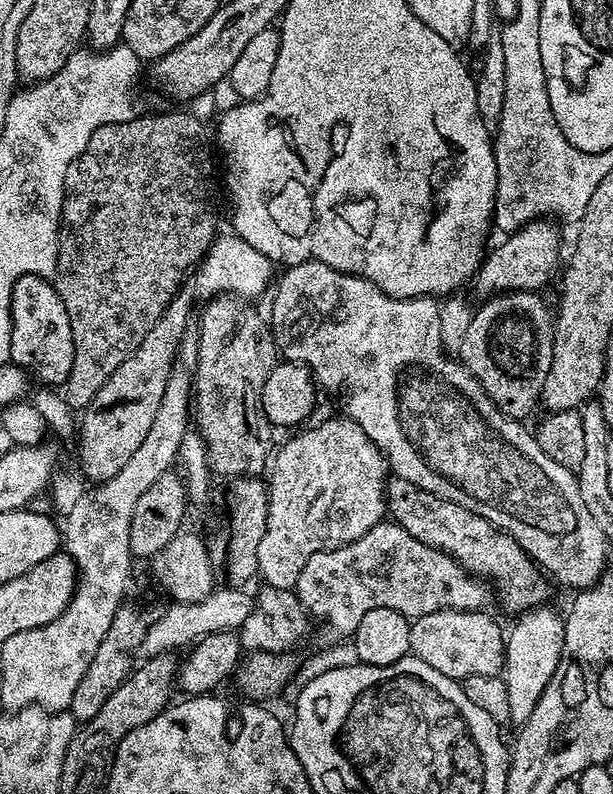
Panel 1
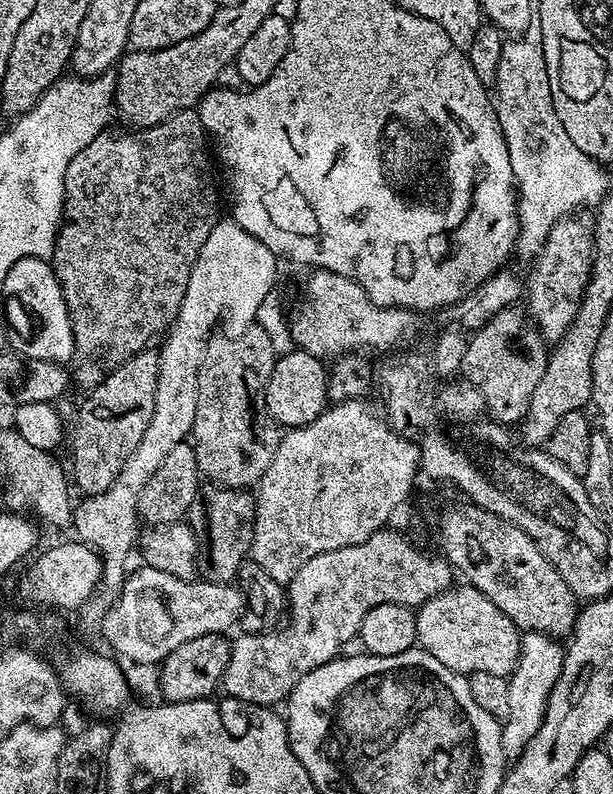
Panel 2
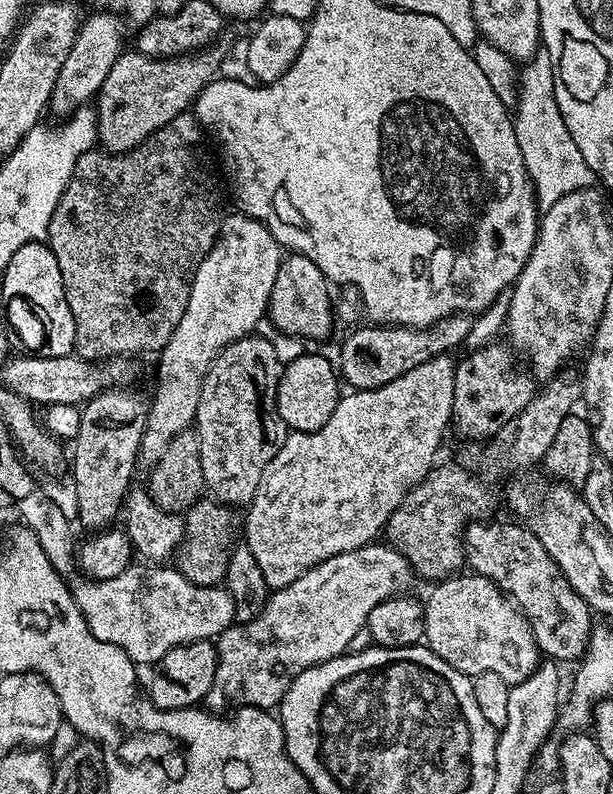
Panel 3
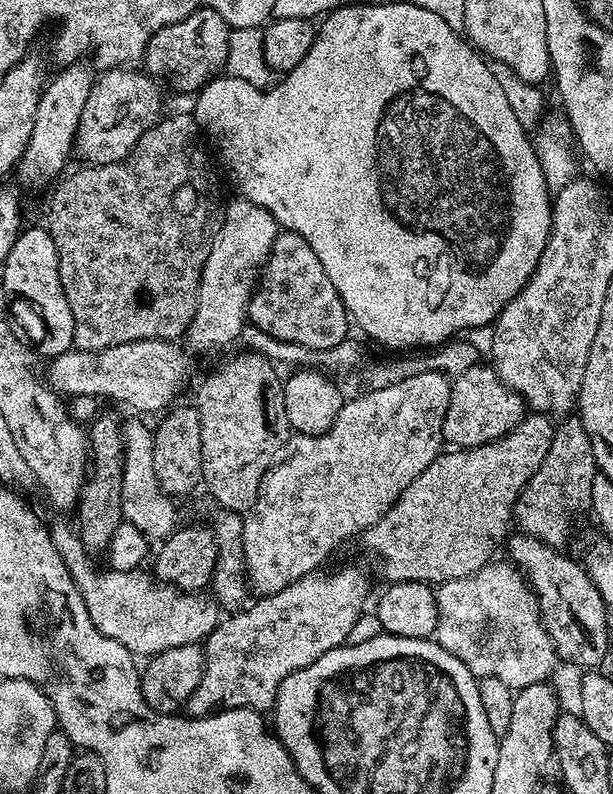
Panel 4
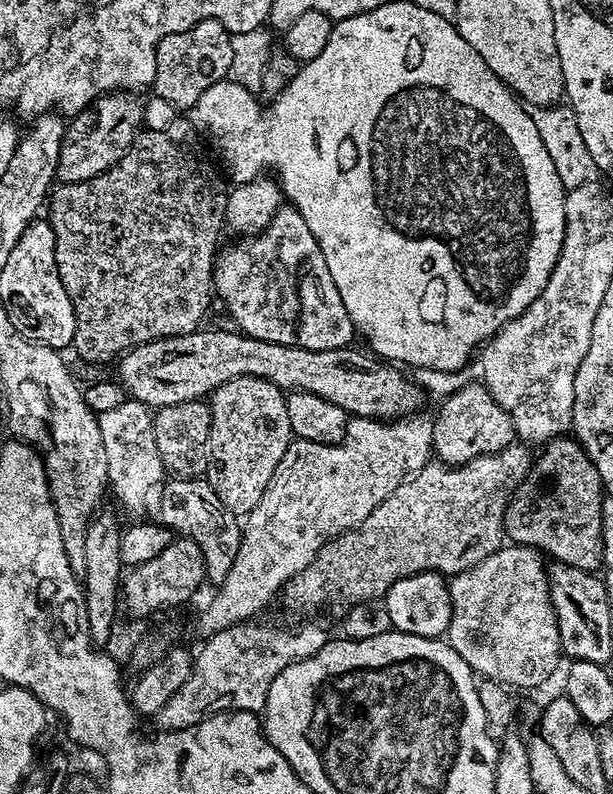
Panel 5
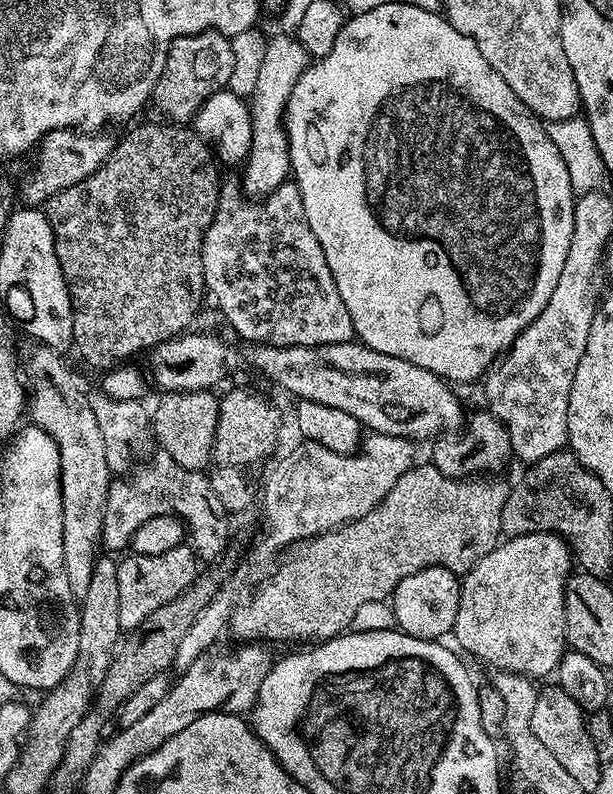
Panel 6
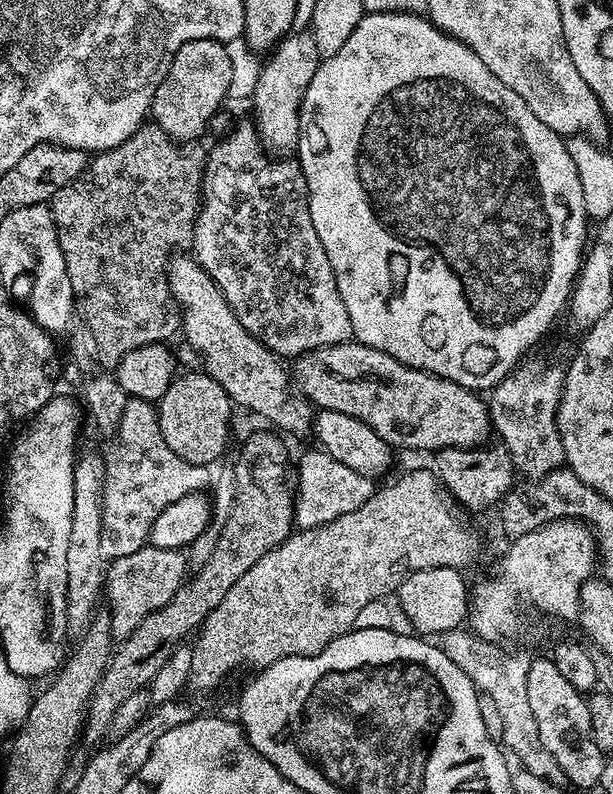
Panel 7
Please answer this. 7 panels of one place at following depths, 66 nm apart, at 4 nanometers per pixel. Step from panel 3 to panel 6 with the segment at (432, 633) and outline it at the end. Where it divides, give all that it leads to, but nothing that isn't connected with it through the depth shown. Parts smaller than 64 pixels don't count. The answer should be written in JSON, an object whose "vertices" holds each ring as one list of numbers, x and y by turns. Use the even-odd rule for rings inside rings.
{"vertices":[[527,532,524,536,514,536,497,544,486,558,463,573,460,580,458,618,452,627,457,642,496,672,513,672,529,678,551,677,566,651,564,585,573,568,574,557,564,543,563,535,554,532]]}

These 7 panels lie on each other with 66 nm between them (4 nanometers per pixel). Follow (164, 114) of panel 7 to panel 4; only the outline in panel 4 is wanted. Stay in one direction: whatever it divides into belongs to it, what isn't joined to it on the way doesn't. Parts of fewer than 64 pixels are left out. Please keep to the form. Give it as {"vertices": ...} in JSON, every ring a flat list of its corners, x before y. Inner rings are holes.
{"vertices":[[200,8,194,14,182,18,182,22,162,26,162,30,150,38,144,51,143,67,152,74,161,72,178,91,195,94,225,71,229,31,222,14,209,8]]}

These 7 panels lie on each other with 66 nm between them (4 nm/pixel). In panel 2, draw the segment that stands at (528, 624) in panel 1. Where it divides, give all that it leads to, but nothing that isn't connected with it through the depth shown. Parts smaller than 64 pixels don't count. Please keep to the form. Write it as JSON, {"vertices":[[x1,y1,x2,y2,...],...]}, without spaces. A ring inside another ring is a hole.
{"vertices":[[524,632,521,635,520,657,516,660,515,670,508,677,510,694,506,697,506,702,510,706,510,714,502,721,500,730,505,757,521,756,530,738,538,734,538,726,542,726,548,699,562,674,565,651,565,645,559,639,547,636,545,632]]}

